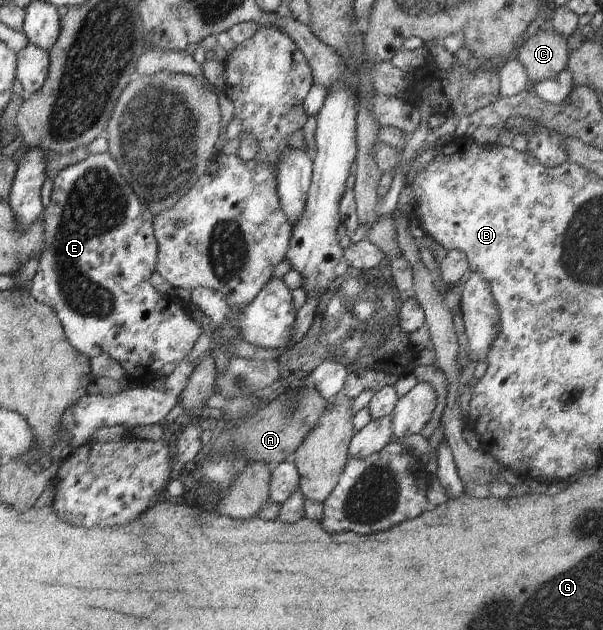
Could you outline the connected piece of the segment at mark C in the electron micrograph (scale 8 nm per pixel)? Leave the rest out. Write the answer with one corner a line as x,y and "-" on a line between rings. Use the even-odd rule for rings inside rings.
542,28
522,42
515,56
526,68
528,84
533,87
534,84
552,78
567,68
567,38

